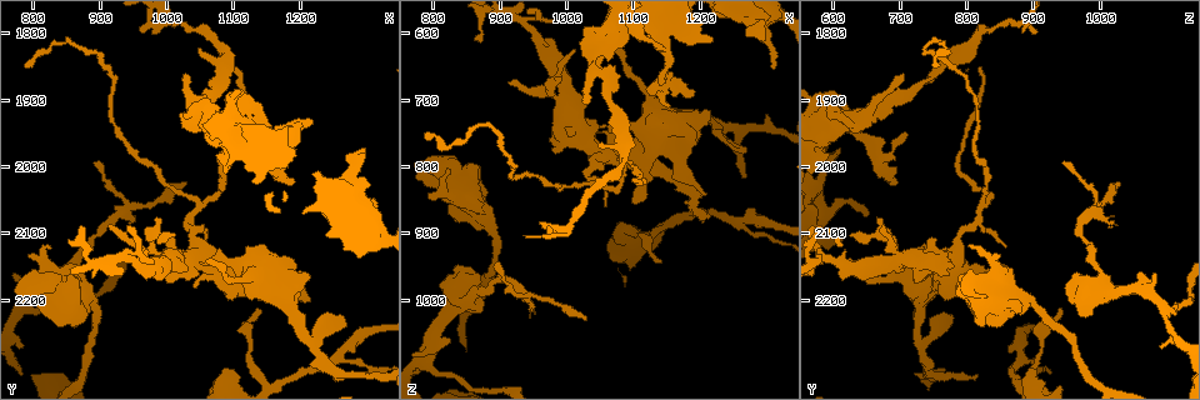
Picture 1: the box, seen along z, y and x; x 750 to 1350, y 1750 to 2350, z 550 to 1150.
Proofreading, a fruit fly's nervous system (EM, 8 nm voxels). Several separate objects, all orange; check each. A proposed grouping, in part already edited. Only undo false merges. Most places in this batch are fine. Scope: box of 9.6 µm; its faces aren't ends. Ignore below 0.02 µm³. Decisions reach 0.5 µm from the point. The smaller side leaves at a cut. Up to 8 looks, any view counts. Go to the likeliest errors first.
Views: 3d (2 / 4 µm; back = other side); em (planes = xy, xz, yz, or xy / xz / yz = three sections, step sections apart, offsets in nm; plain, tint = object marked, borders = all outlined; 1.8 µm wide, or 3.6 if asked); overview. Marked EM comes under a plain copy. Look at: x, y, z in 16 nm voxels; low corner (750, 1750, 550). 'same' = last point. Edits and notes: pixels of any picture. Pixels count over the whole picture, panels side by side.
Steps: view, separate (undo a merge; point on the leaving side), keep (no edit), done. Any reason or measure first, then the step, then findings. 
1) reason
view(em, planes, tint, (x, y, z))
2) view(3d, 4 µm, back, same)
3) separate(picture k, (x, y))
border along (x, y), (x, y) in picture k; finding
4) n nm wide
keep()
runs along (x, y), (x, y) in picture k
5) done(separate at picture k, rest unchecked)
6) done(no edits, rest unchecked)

touches itself
view(em, xz, step 4, tint, (1060, 1930, 615))

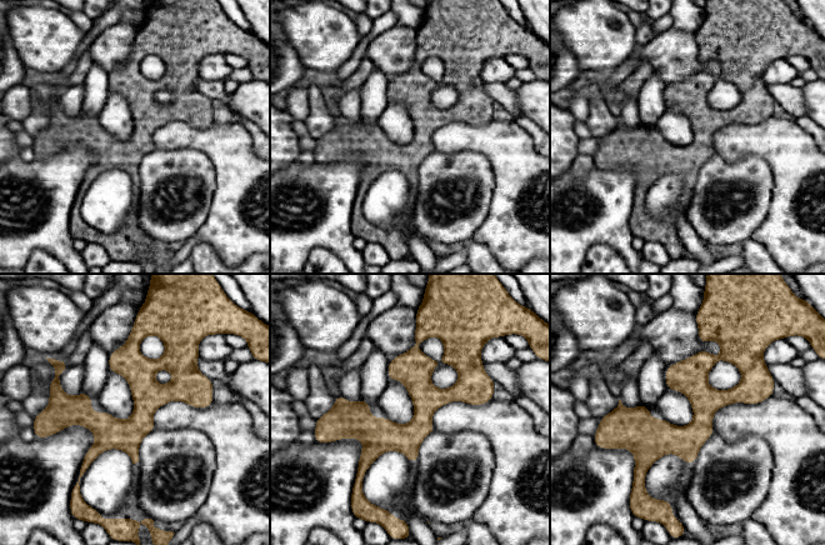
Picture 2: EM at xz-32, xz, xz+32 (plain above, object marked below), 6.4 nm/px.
cut it another way
view(em, planes, borders, same)

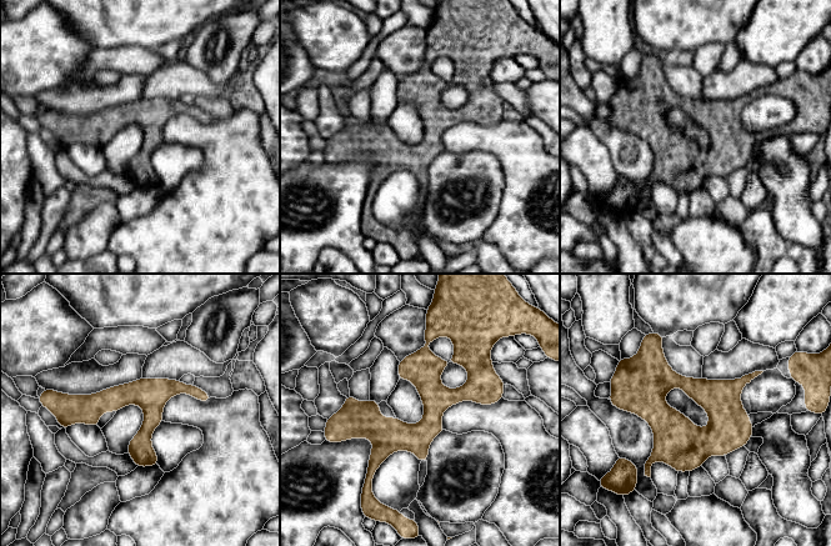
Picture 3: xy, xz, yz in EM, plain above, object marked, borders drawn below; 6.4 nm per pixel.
keep()
runs along (494, 400), (450, 396), (417, 431), (345, 420) in picture 3; continuous, no second neuron

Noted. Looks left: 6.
side arm on a straight run
view(em, xy, step 8, tint, (1255, 2285, 885))

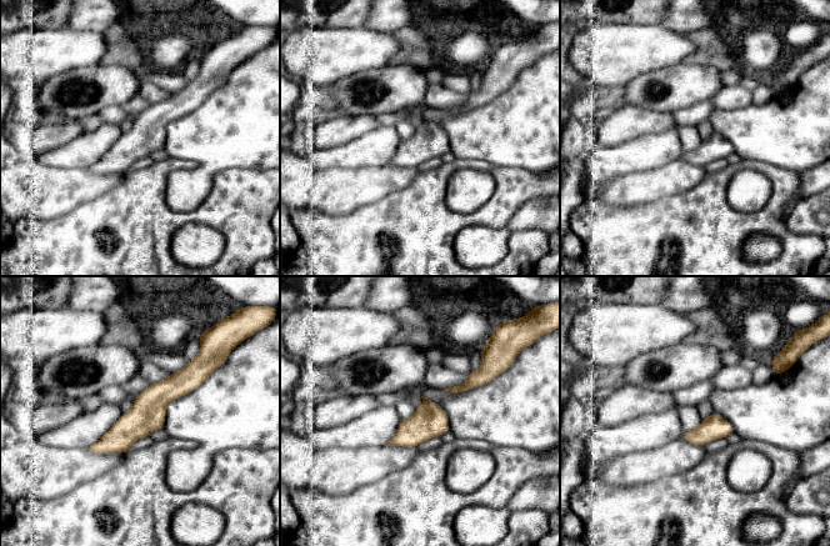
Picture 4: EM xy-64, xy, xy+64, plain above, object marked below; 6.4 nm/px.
keep()
runs along (199, 371), (94, 447) in picture 4; continuous, no second neuron

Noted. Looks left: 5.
three-way junction
view(em, 3.6 µm, planes, tint, (1005, 2140, 710))

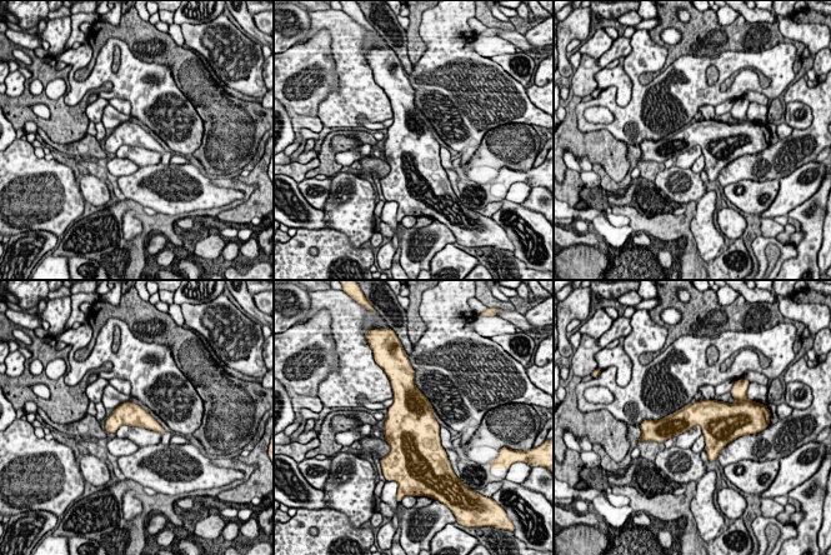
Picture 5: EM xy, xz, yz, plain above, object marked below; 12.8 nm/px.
keep()
all the same neuron

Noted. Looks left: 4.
done(no edits, rest unchecked)

